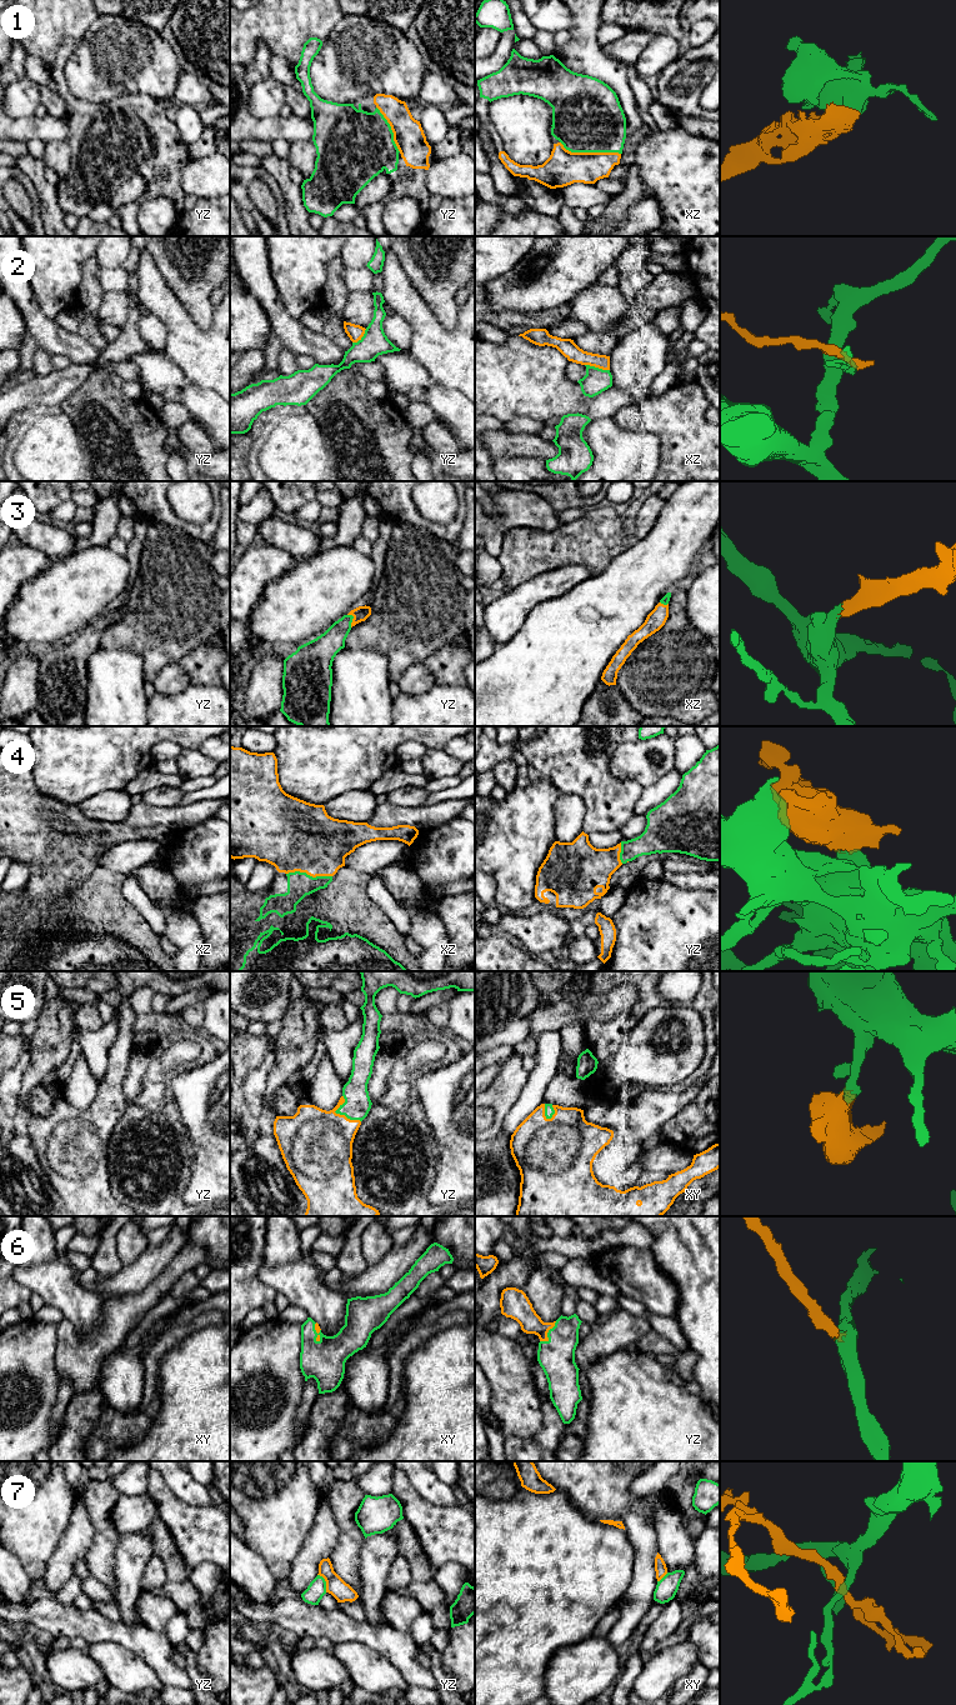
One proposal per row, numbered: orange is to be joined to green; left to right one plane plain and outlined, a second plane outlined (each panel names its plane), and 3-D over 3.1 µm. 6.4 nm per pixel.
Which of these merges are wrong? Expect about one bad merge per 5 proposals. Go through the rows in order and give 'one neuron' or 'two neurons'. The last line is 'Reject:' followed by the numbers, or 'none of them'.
1: one neuron
2: two neurons
3: one neuron
4: one neuron
5: one neuron
6: one neuron
7: two neurons
Reject: 2, 7

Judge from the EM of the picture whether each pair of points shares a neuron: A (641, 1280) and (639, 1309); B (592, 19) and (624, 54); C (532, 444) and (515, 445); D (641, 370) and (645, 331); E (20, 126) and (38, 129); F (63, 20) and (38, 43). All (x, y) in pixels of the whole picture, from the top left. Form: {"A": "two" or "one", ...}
{"A": "two", "B": "two", "C": "one", "D": "one", "E": "one", "F": "one"}

